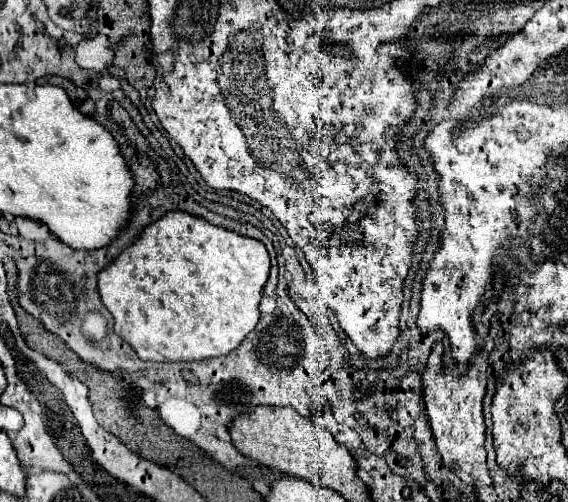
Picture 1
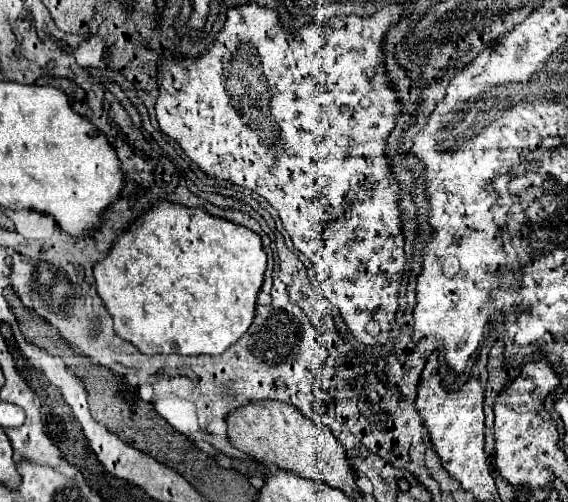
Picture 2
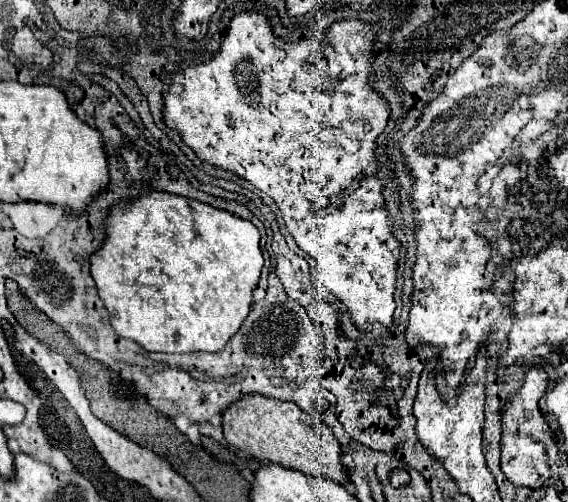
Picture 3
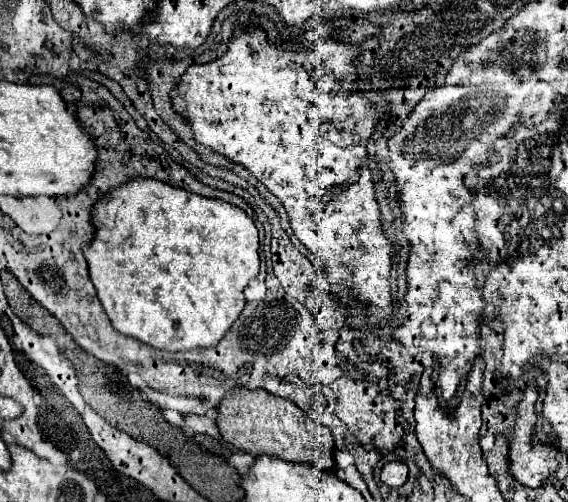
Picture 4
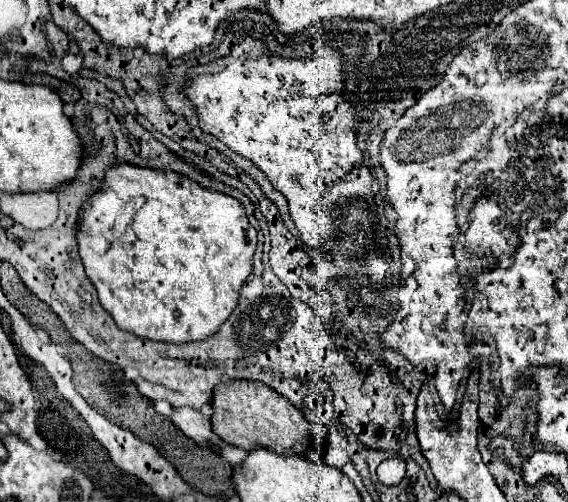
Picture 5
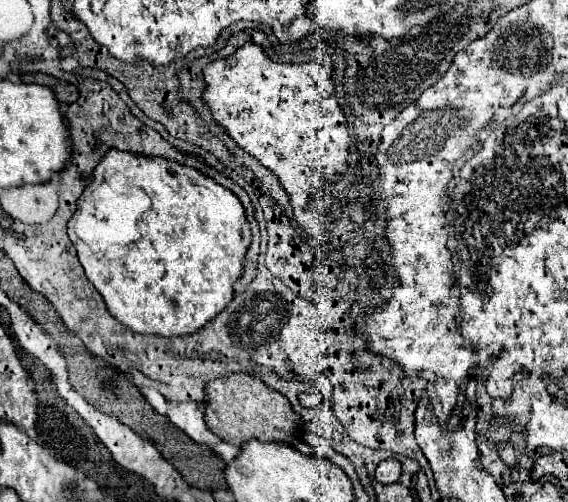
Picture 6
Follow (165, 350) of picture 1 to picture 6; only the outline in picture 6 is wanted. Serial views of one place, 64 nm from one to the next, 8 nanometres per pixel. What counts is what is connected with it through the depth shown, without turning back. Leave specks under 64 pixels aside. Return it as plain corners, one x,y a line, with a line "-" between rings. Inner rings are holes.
110,150
106,154
104,162
100,162
96,166
96,170
92,174
92,182
88,184
88,188
80,196
80,204
78,204
72,220
68,222
68,236
70,236
72,244
78,250
78,258
80,258
80,264
84,266
84,270
86,270
86,278
102,294
108,312
120,324
130,328
132,332
154,334
154,336
164,336
164,338
196,334
200,328
204,328
208,322
212,322
232,302
234,282
240,280
240,276
244,274
244,256
246,256
246,252
250,248
250,242
252,242
252,232
250,232
250,224
244,216
244,206
240,204
240,200
230,190
216,184
212,178
206,178
198,170
180,166
172,160
130,156
130,152
118,152
118,150

